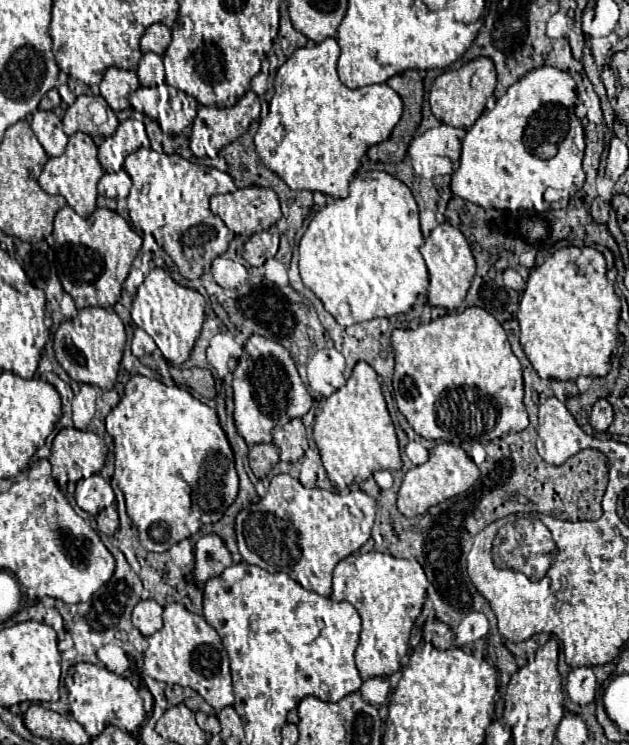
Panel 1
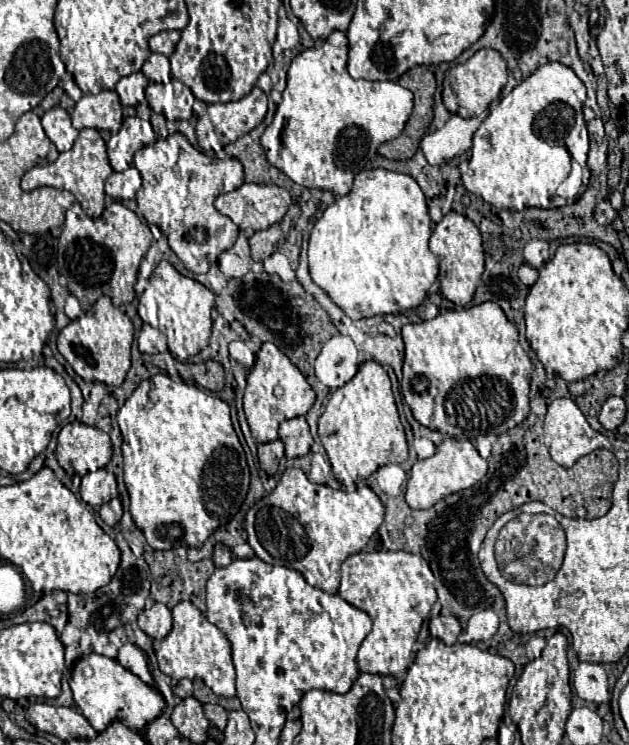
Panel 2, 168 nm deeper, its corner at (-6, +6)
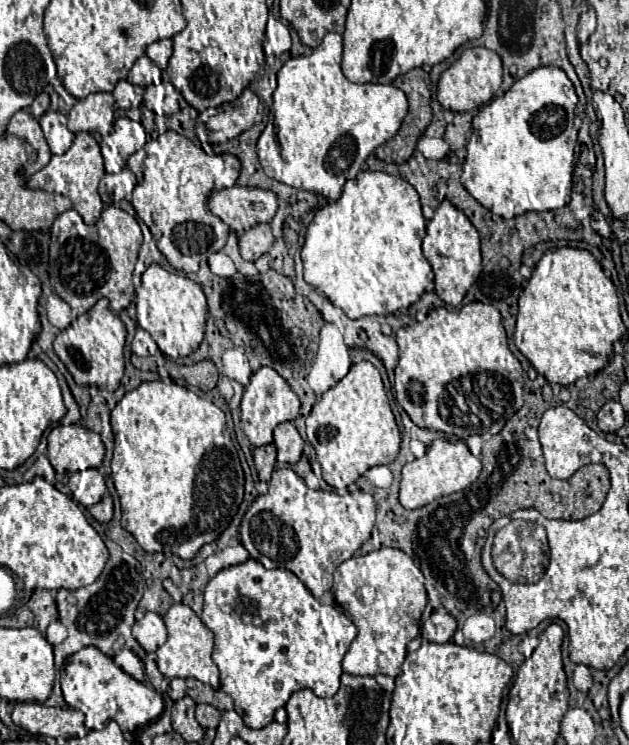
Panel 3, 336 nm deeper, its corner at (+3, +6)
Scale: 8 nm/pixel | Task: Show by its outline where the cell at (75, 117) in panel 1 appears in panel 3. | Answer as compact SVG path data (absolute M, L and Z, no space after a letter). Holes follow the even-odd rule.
M92 93L72 107L68 113L68 129L72 133L100 133L108 135L114 123L114 97L112 93Z

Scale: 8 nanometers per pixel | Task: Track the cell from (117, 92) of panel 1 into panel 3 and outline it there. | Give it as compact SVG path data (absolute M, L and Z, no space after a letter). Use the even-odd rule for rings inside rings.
M120 81L114 89L114 99L116 107L121 110L136 109L142 103L144 89L138 85L130 85L128 81Z

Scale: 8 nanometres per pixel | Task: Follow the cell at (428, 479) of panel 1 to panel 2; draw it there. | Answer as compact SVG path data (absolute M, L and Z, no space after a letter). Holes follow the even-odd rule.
M449 437L437 447L437 453L433 457L421 459L413 465L411 477L407 481L407 491L405 491L407 505L411 509L431 509L443 497L469 489L481 477L485 477L485 473L487 473L487 461L477 453L477 449L471 445L471 441Z

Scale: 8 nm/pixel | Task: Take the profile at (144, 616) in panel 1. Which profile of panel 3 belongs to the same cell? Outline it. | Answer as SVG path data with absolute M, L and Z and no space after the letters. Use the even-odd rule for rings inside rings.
M144 613L144 617L134 623L132 633L148 653L156 651L160 645L166 643L166 627L158 613Z

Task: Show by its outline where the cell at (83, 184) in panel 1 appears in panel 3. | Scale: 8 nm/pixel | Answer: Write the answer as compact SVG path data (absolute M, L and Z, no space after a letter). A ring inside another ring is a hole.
M78 133L72 147L64 153L64 155L52 155L50 163L40 169L38 173L34 173L26 185L30 185L32 189L42 189L42 191L50 191L50 193L60 193L64 197L68 197L76 211L82 215L82 219L88 225L94 225L100 219L102 213L102 201L98 195L98 183L104 177L104 161L102 161L102 153L100 153L100 145L94 139L92 133Z

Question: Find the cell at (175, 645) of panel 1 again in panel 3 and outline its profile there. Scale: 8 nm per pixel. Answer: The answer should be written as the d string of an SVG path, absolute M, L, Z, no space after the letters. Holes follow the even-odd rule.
M174 603L168 613L164 615L164 623L168 629L168 641L156 651L156 663L164 677L194 677L202 683L208 683L212 687L218 687L218 667L212 661L212 649L214 649L214 633L200 621L200 617L184 603Z

